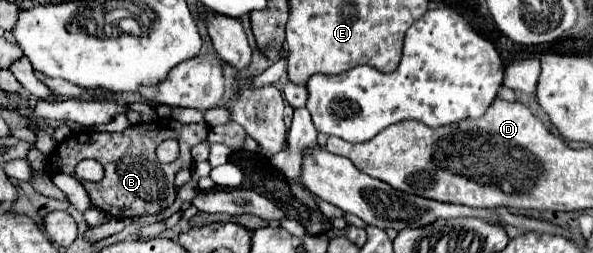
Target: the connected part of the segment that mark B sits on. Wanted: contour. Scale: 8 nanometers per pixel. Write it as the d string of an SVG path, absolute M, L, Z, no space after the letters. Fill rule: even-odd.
M174 118L154 120L148 124L136 124L128 126L120 134L106 134L106 132L82 132L72 134L66 140L62 140L56 150L48 158L48 168L54 174L68 174L76 178L88 192L90 202L104 210L108 216L114 218L140 218L140 216L156 216L170 208L170 204L176 200L176 188L174 188L174 176L182 168L182 164L176 160L172 164L162 164L156 160L156 146L166 140L174 138L180 142L180 150L192 150L192 146L204 142L208 136L208 126L204 122L198 124L180 124ZM84 158L98 160L106 174L100 182L86 182L80 180L74 172L76 164Z

